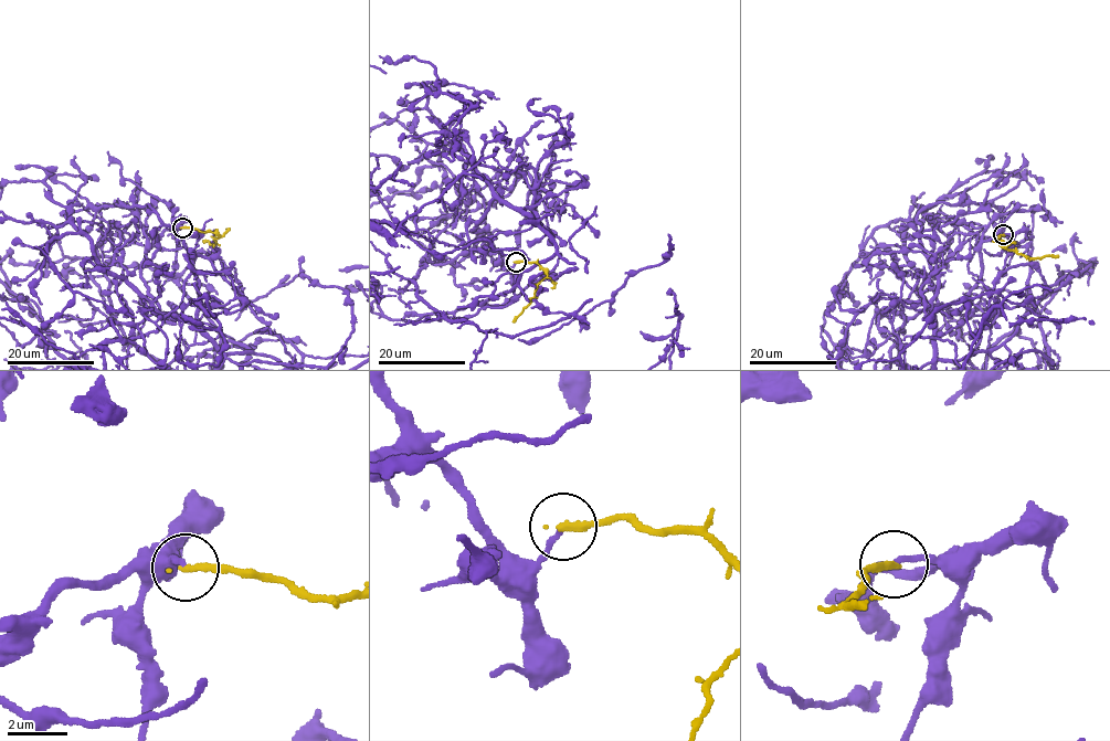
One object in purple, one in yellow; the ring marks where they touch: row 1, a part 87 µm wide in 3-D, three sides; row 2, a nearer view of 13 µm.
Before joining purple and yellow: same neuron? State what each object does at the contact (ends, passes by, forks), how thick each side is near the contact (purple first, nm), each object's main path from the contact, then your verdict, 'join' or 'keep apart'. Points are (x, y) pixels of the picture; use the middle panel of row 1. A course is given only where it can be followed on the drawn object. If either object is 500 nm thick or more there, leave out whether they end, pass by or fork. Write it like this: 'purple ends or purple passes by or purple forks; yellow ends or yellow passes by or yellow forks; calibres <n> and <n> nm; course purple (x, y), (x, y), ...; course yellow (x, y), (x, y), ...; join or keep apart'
purple ends; yellow ends; calibres 170 and 260 nm; course yellow (516, 262), (537, 263), (546, 275), (514, 321); keep apart

